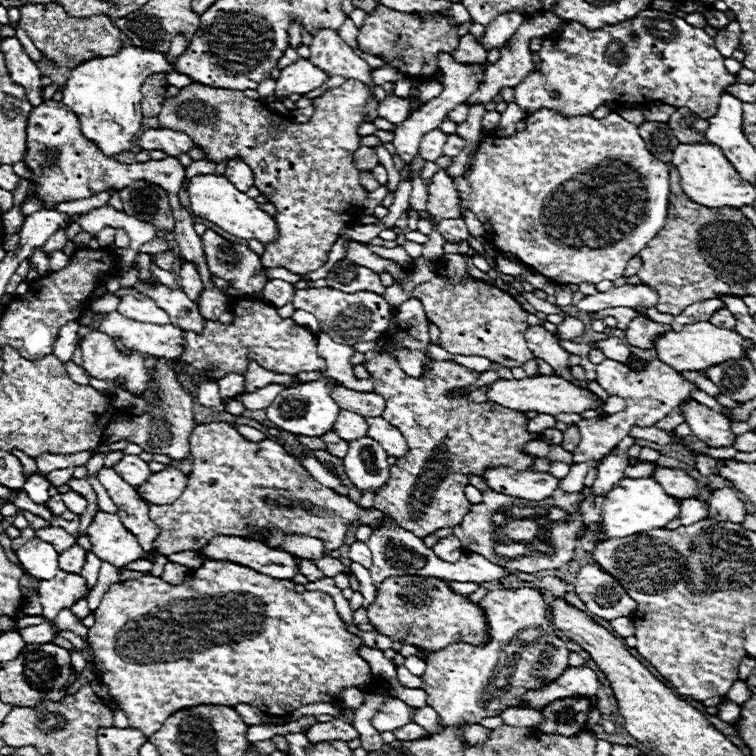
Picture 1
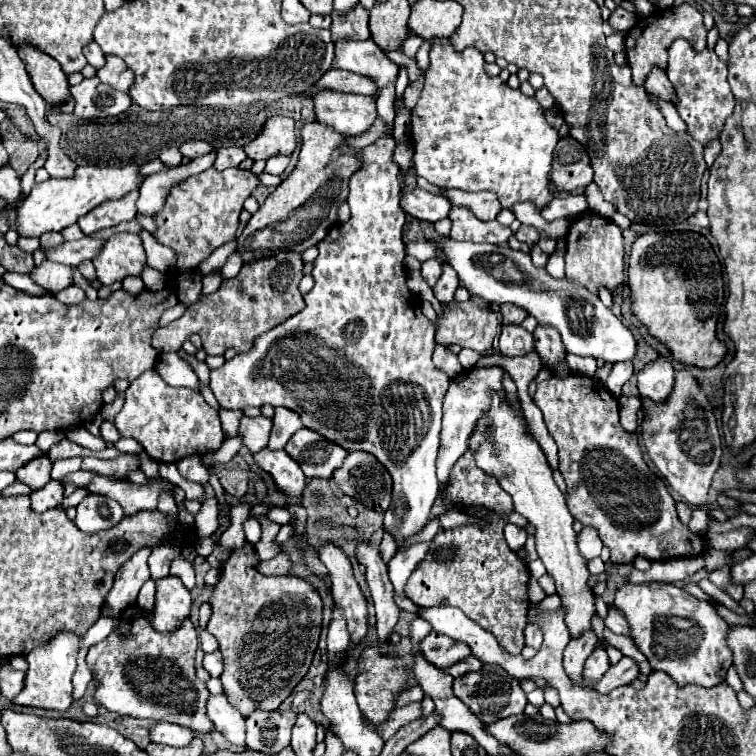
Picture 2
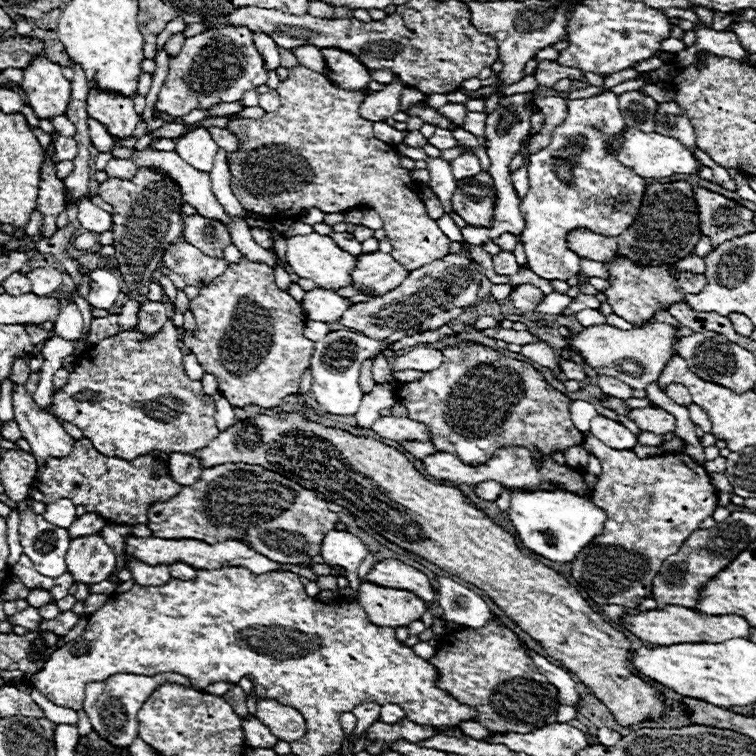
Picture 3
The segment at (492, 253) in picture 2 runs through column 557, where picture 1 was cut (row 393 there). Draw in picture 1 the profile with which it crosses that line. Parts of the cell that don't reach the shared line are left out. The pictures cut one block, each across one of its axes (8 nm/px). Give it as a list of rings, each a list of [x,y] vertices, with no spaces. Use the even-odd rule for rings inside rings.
[[[320,378],[310,384],[302,384],[298,388],[284,388],[274,402],[266,408],[268,418],[278,426],[280,430],[286,430],[294,436],[320,436],[328,430],[332,430],[332,424],[340,412],[338,404],[330,396],[330,386],[336,382],[330,378]]]

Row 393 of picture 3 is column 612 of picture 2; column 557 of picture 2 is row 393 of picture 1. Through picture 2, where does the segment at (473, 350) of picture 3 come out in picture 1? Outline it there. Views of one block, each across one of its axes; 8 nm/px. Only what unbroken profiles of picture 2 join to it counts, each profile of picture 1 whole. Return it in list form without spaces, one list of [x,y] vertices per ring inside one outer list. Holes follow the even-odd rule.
[[[380,354],[372,360],[368,360],[366,370],[370,372],[370,380],[374,382],[374,392],[382,394],[386,400],[386,410],[382,418],[386,418],[392,426],[398,426],[402,430],[402,436],[406,438],[406,444],[410,446],[410,452],[406,458],[400,458],[396,466],[390,468],[390,480],[380,490],[380,494],[374,498],[374,508],[384,510],[392,514],[398,524],[412,534],[418,534],[418,538],[426,538],[430,532],[438,528],[452,528],[462,522],[462,516],[468,512],[470,502],[464,496],[464,486],[468,484],[466,474],[482,474],[490,466],[510,466],[514,470],[528,470],[528,466],[534,462],[534,458],[526,456],[522,452],[522,444],[536,438],[538,434],[526,432],[526,416],[518,410],[504,408],[496,402],[466,402],[466,396],[460,398],[448,398],[446,392],[452,388],[468,386],[478,380],[478,372],[468,370],[452,360],[436,360],[432,362],[432,372],[426,378],[410,378],[396,362],[396,358]]]

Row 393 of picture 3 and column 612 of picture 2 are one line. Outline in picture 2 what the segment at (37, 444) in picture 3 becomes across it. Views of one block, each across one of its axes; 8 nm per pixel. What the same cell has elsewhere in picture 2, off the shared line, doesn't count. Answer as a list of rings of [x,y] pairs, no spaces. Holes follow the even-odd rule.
[[[618,6],[618,8],[612,12],[608,24],[610,24],[614,30],[624,32],[624,30],[630,30],[630,28],[636,24],[636,18],[634,18],[632,12],[626,12],[622,6]]]

